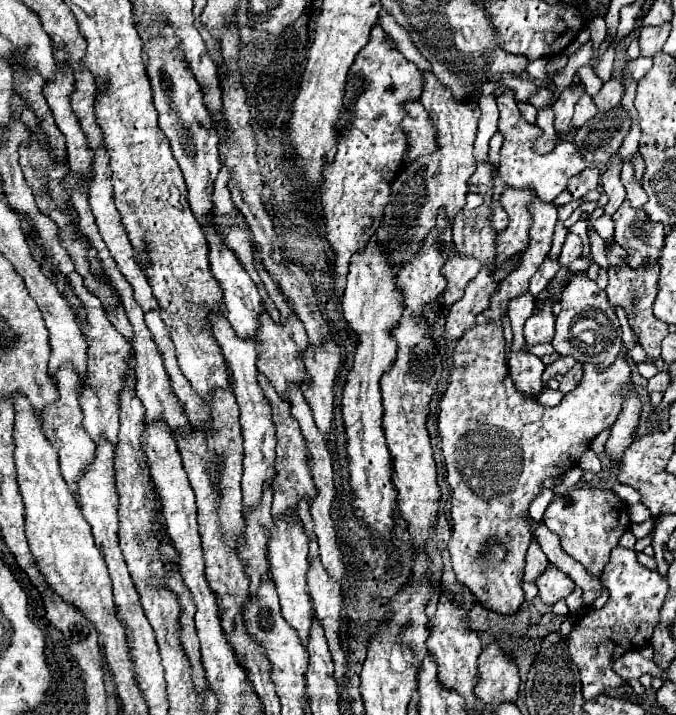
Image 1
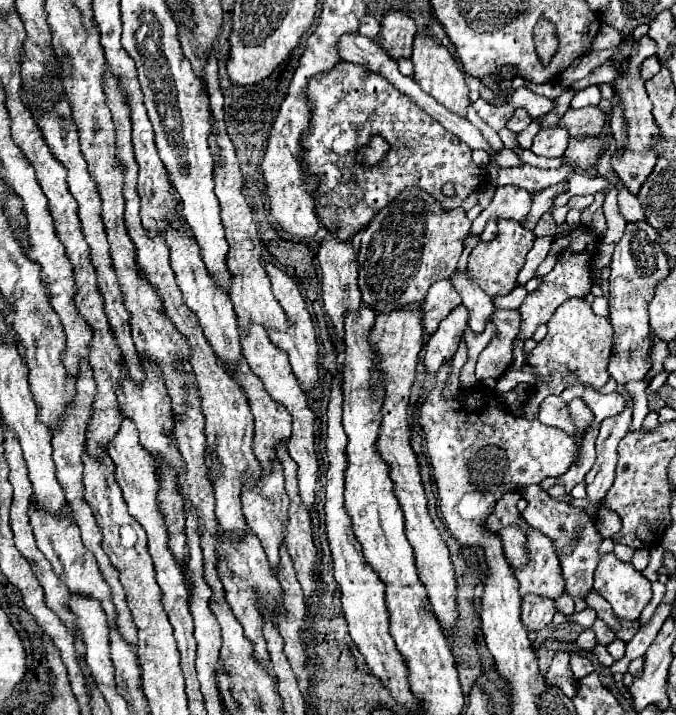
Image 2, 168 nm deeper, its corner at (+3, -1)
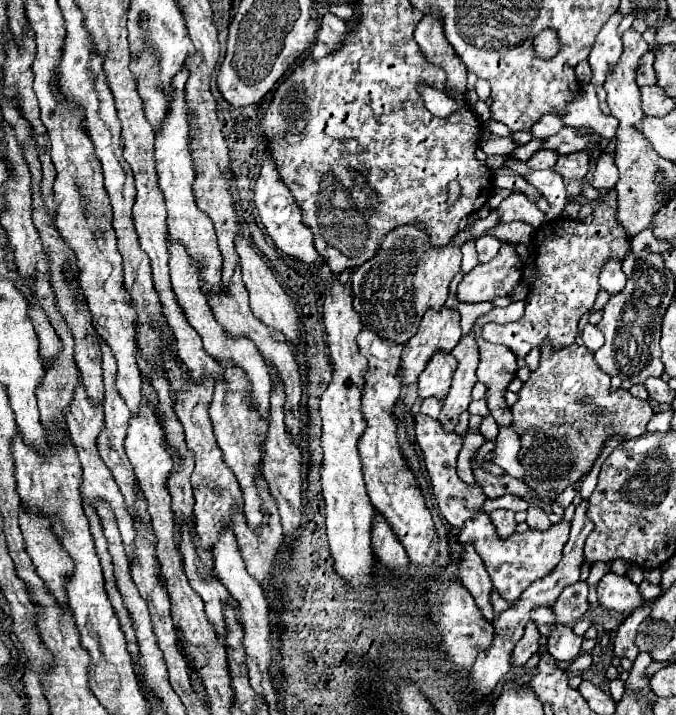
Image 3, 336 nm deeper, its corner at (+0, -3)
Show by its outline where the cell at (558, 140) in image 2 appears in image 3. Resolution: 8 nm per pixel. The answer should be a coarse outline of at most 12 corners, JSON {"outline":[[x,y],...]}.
{"outline":[[539,150],[527,164],[535,170],[553,168],[557,152]]}

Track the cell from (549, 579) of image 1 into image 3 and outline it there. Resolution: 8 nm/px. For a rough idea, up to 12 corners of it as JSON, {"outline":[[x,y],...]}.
{"outline":[[529,622],[511,652],[511,666],[525,666],[537,652],[537,626]]}

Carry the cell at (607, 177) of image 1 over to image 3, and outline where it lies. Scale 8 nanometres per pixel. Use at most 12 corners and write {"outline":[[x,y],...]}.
{"outline":[[603,152],[593,172],[593,188],[609,190],[617,182],[613,156]]}

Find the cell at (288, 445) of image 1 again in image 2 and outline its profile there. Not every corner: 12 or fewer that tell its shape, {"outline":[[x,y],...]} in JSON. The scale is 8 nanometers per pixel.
{"outline":[[248,362],[234,366],[254,414],[254,452],[264,474],[288,444],[292,418]]}

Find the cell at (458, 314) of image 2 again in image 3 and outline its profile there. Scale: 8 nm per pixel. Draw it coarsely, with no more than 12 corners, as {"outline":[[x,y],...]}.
{"outline":[[435,354],[419,376],[419,398],[443,400],[457,360]]}

